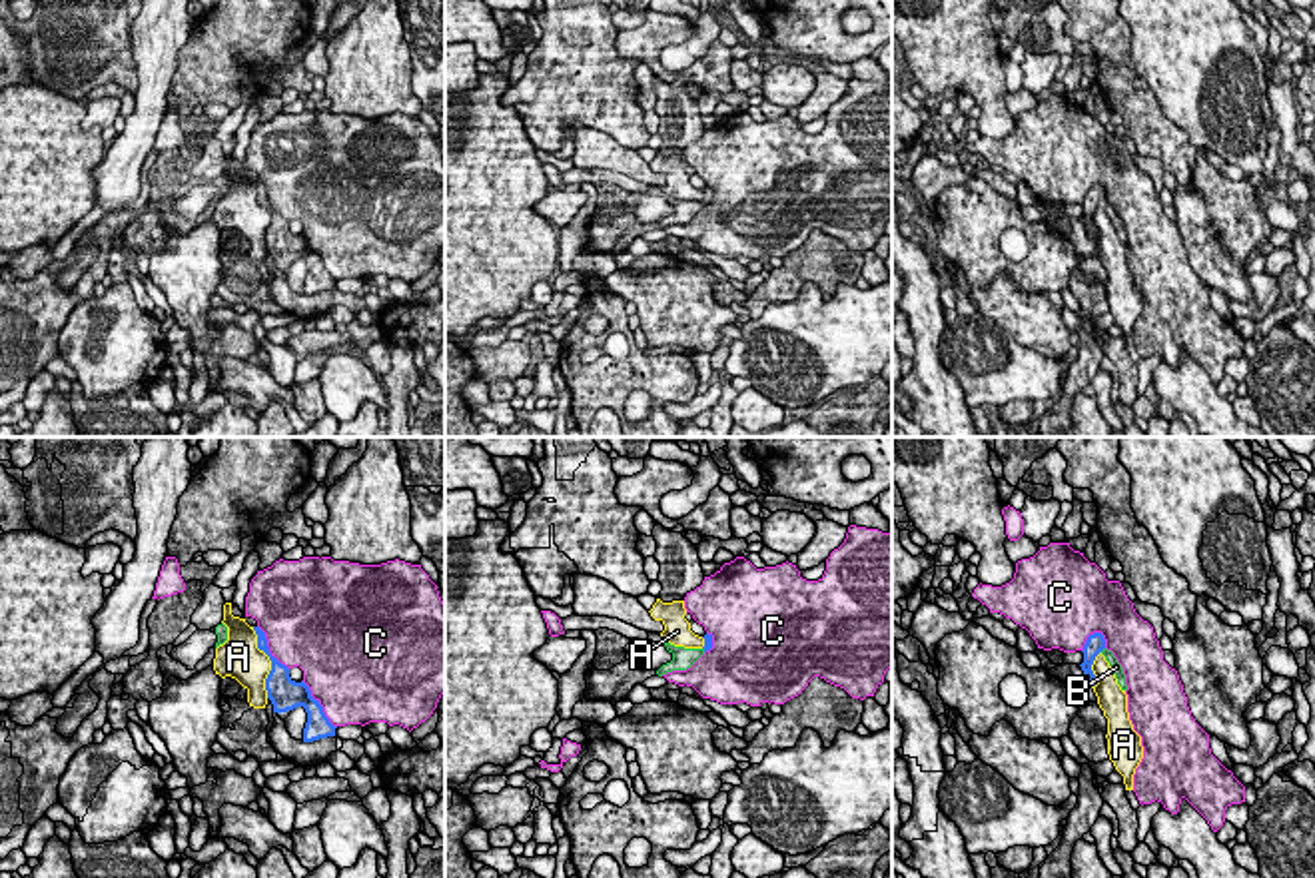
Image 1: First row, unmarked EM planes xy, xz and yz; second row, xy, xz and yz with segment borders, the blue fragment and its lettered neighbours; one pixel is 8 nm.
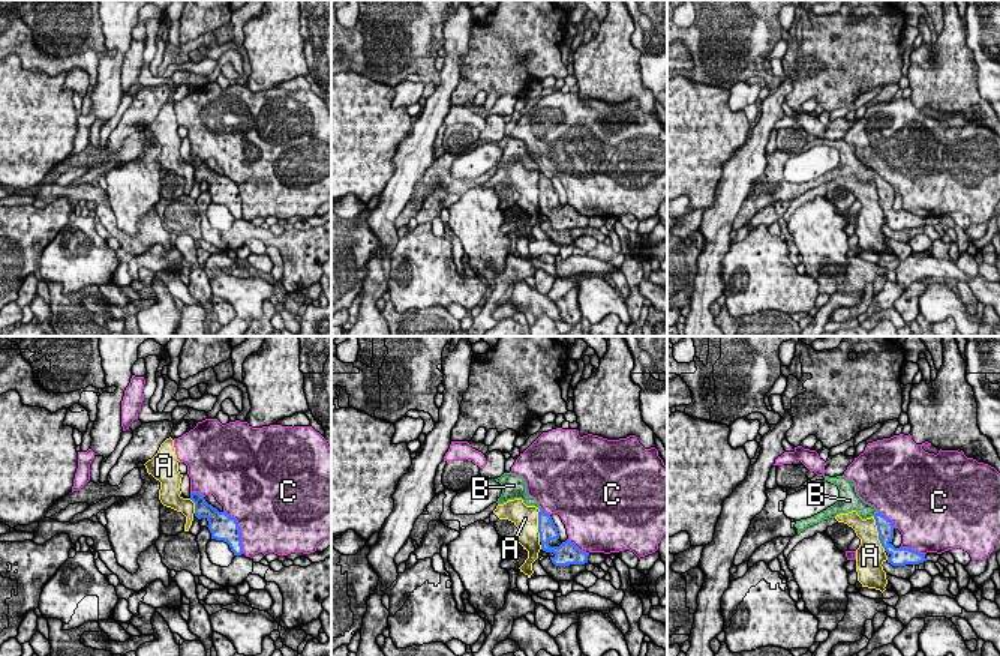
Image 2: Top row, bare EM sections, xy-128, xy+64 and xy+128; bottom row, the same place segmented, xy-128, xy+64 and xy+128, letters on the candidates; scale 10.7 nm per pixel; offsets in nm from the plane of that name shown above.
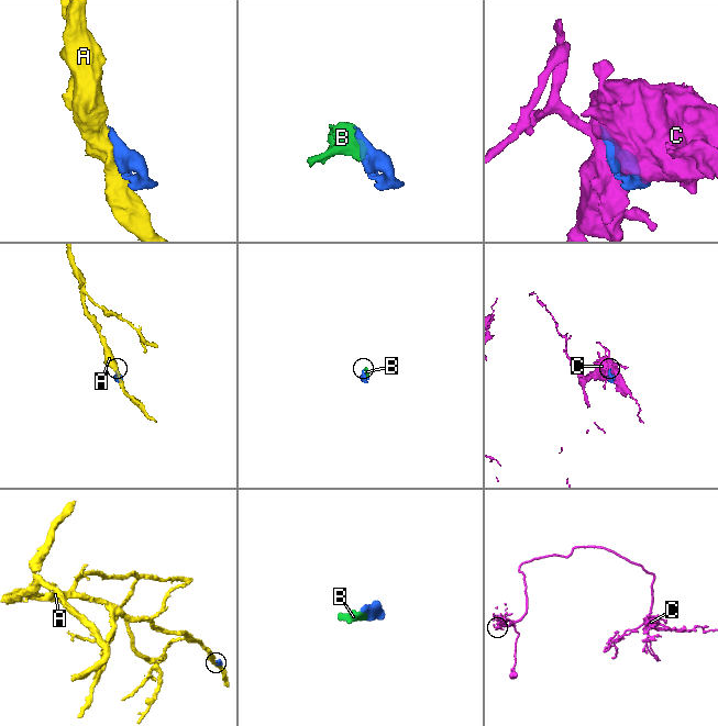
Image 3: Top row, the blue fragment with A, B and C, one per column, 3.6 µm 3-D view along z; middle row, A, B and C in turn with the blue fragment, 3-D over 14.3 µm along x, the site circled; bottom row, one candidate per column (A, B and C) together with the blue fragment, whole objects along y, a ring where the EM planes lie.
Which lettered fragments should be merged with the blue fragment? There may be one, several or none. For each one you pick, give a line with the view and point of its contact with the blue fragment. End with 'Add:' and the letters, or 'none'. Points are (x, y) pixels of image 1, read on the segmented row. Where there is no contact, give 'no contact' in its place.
B: contact yz (1102, 649)
Add: B

